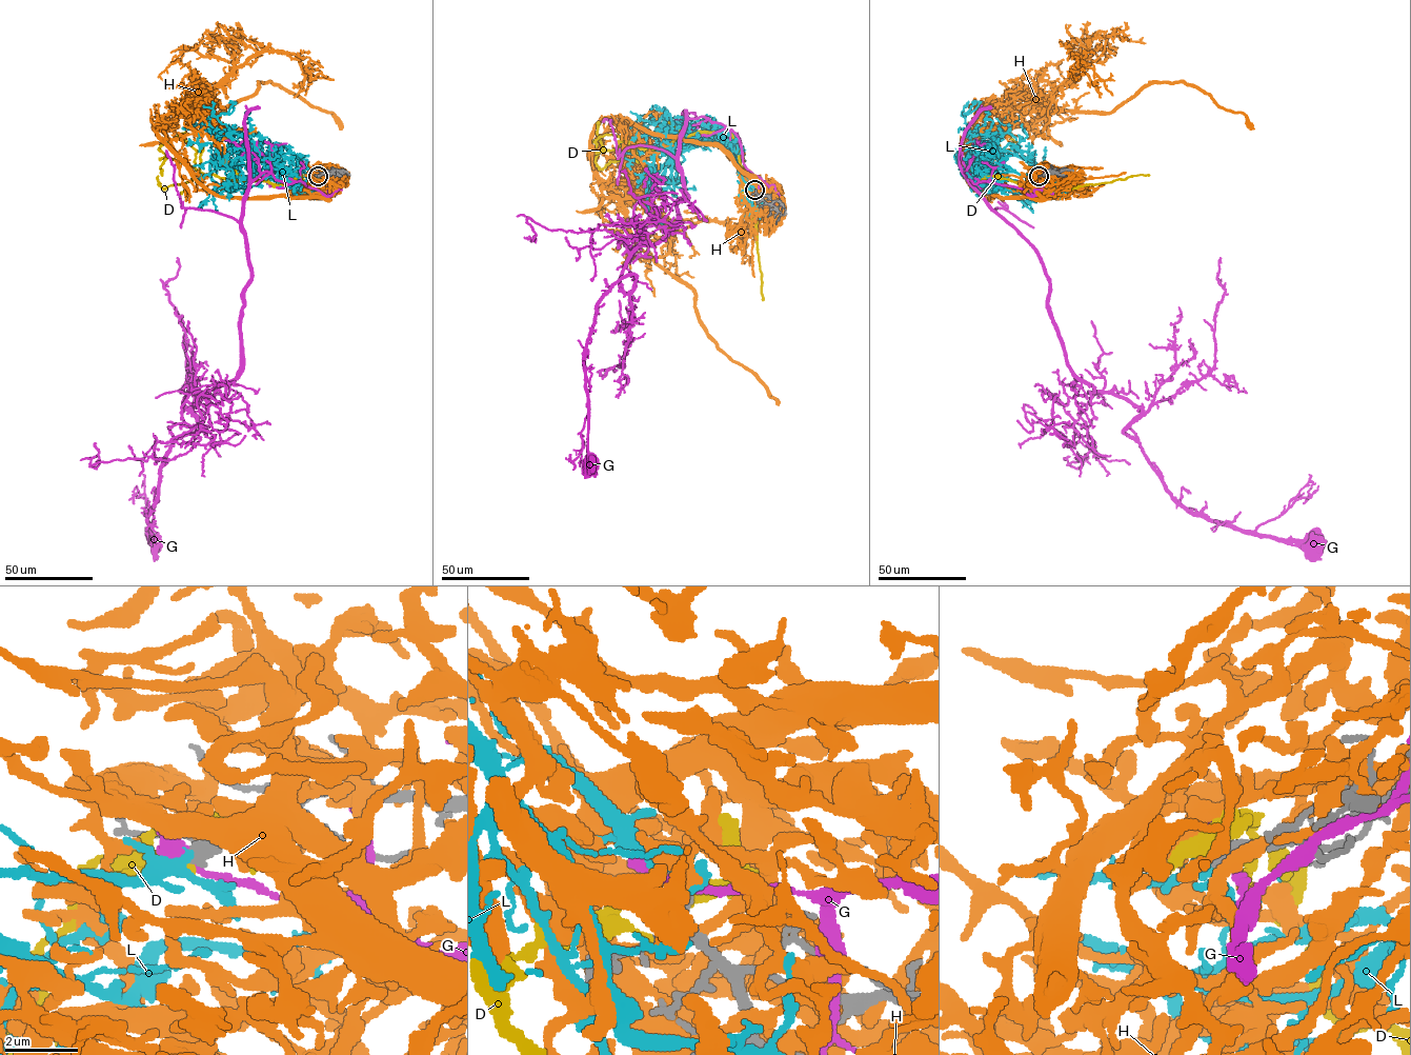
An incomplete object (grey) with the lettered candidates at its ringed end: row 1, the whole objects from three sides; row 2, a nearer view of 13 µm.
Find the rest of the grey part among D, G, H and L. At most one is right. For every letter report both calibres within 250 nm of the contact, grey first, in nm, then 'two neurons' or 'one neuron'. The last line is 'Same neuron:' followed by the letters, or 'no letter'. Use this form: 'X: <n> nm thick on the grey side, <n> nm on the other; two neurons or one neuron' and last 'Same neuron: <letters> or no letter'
D: 550 nm thick on the grey side, 320 nm on the other; two neurons
G: 550 nm thick on the grey side, 300 nm on the other; two neurons
H: 200 nm thick on the grey side, 320 nm on the other; two neurons
L: 480 nm thick on the grey side, 320 nm on the other; one neuron
Same neuron: L

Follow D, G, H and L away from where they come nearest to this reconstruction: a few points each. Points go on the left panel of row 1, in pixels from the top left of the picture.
D: (319, 176), (314, 177), (307, 191), (300, 176), (275, 184), (204, 174), (159, 150), (185, 132)
G: (318, 176), (337, 190), (267, 172), (246, 193), (240, 373), (184, 399), (199, 430), (162, 465), (155, 544)
H: (319, 175), (336, 186), (328, 199), (216, 196), (155, 127), (187, 111), (219, 113), (270, 82), (342, 128)
L: (319, 176), (307, 177), (284, 147), (260, 142), (249, 150), (256, 168), (249, 183), (226, 185), (257, 173)

